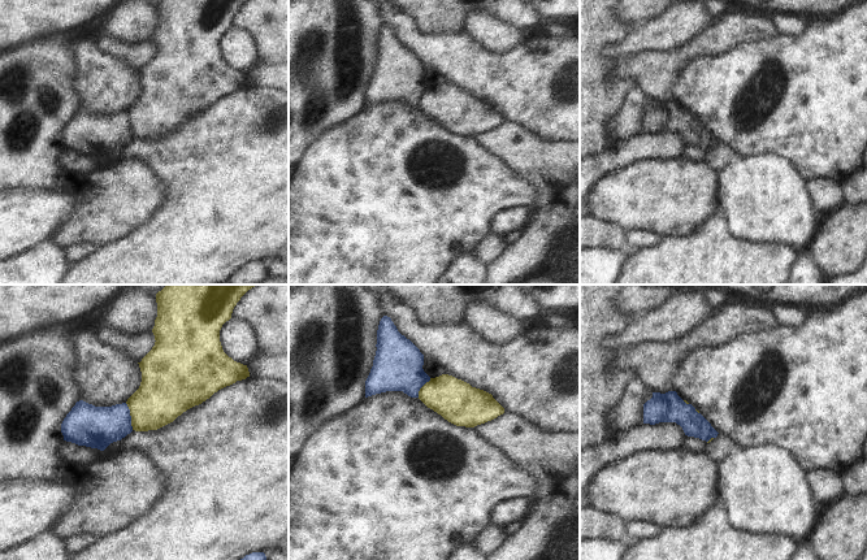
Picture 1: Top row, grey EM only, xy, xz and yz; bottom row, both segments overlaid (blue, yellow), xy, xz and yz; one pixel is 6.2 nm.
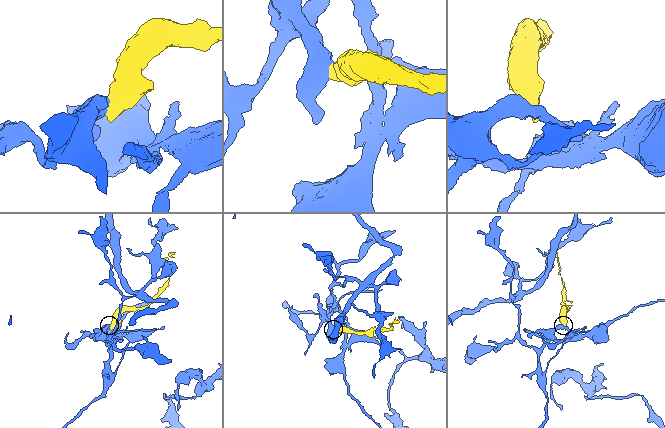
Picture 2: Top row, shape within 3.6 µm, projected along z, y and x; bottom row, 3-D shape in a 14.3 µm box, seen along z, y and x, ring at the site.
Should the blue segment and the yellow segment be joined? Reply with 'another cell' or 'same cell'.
another cell

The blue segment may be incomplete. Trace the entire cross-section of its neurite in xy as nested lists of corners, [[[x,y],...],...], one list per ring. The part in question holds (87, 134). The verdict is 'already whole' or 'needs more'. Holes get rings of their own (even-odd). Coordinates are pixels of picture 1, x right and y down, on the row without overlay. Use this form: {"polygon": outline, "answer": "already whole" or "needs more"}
{"polygon": [[[79,109],[61,133],[64,149],[100,160],[131,140],[131,125],[126,112],[95,116]]], "answer": "already whole"}

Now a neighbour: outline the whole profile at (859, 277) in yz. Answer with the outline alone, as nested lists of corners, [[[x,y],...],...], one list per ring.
[[[867,257],[854,273],[837,275],[823,285],[867,285]]]

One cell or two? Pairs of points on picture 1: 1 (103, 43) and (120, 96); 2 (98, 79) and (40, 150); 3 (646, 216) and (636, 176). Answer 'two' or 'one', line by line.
1: two
2: two
3: one

